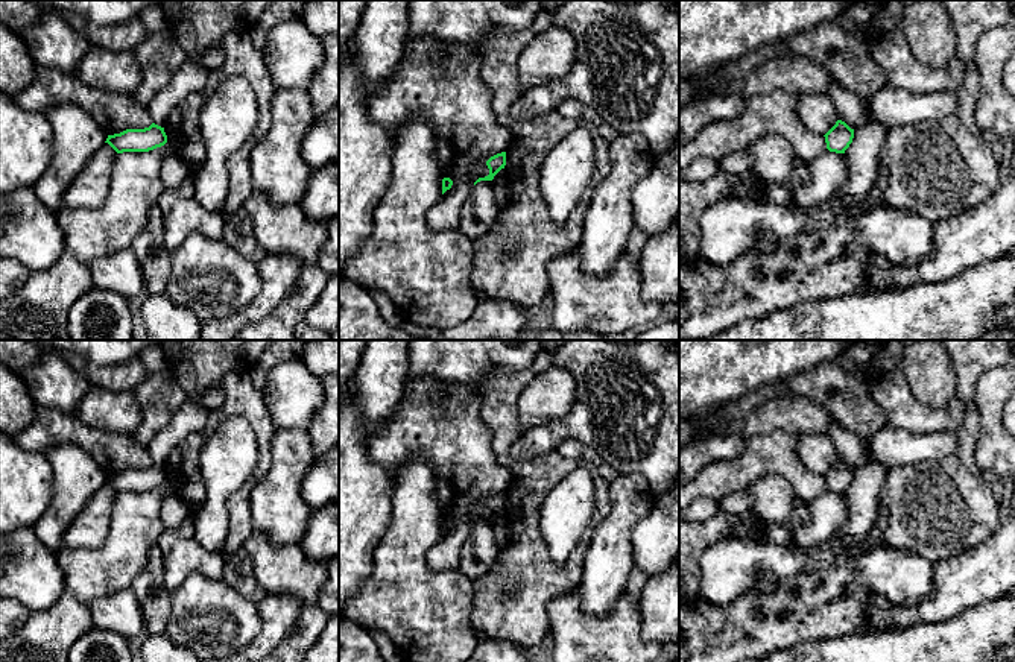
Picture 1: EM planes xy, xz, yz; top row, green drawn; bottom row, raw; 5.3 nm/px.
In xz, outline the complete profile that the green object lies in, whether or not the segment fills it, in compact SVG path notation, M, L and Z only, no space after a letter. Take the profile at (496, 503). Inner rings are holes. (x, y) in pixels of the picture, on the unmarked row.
M501 492L501 493L497 493L494 496L491 496L488 501L486 501L486 506L489 509L489 515L485 516L485 518L479 518L474 525L480 521L492 521L494 516L501 510L504 509L506 506L506 492Z

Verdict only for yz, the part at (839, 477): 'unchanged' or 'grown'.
unchanged

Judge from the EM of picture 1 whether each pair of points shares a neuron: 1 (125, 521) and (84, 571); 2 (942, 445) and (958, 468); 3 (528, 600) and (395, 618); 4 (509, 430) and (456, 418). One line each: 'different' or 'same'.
1: same
2: different
3: different
4: different

